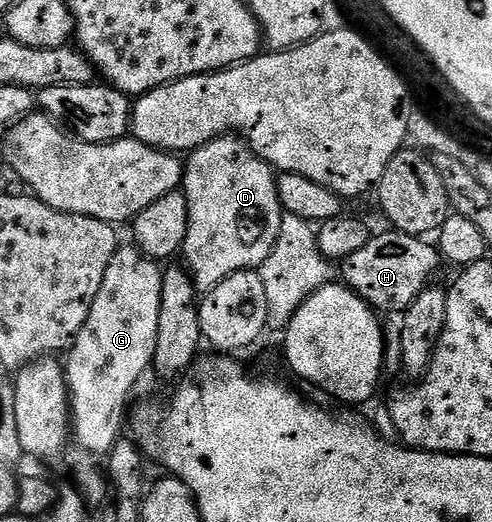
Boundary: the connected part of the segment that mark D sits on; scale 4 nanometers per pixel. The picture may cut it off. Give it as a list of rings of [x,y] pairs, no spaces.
[[[214,138],[208,144],[189,151],[184,162],[181,189],[188,200],[188,236],[182,245],[180,258],[199,292],[216,288],[216,284],[241,270],[257,271],[268,260],[280,234],[284,215],[278,195],[278,179],[274,167],[268,165],[241,138]]]

